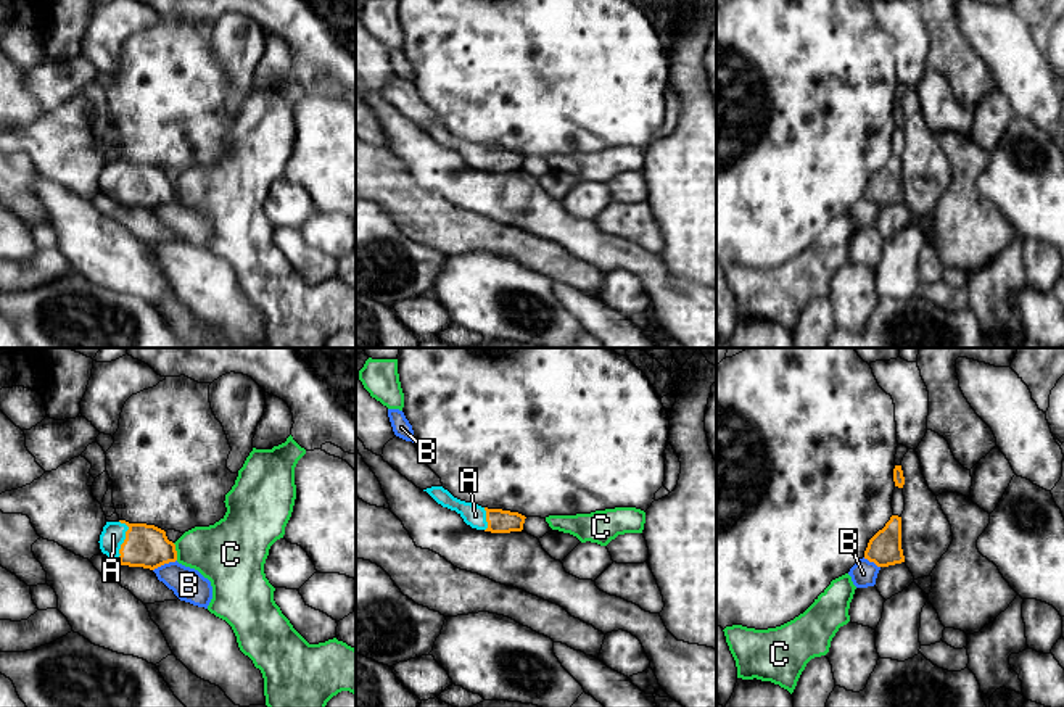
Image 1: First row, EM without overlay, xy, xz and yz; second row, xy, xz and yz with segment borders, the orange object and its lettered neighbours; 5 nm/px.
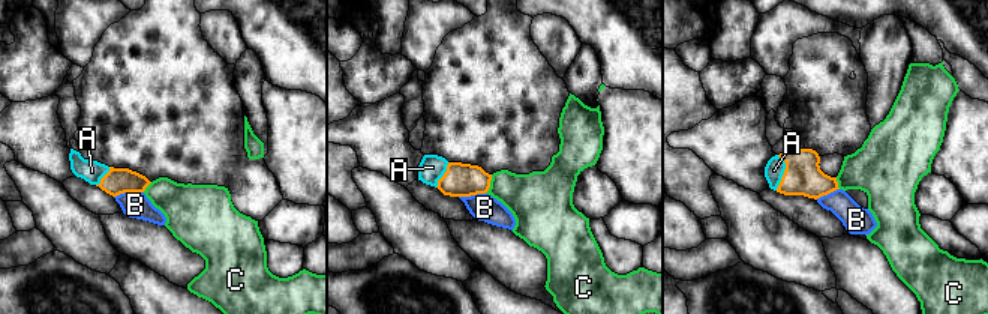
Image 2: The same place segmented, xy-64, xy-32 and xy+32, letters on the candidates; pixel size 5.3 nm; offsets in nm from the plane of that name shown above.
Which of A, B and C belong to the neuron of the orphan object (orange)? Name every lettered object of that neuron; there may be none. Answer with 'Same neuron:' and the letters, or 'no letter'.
Same neuron: A

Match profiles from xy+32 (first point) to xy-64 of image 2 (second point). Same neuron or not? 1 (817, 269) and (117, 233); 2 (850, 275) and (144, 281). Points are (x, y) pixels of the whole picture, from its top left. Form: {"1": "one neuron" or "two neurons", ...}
{"1": "two neurons", "2": "two neurons"}

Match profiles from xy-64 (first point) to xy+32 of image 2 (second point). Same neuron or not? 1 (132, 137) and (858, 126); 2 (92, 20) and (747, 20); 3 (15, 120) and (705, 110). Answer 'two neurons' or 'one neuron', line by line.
1: one neuron
2: two neurons
3: two neurons

